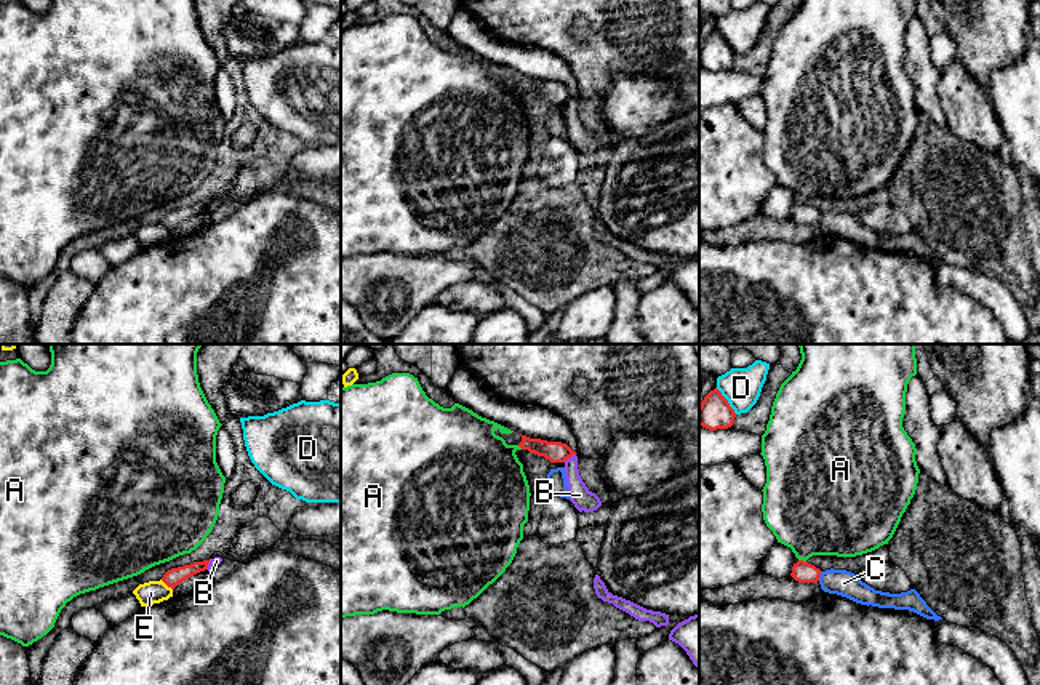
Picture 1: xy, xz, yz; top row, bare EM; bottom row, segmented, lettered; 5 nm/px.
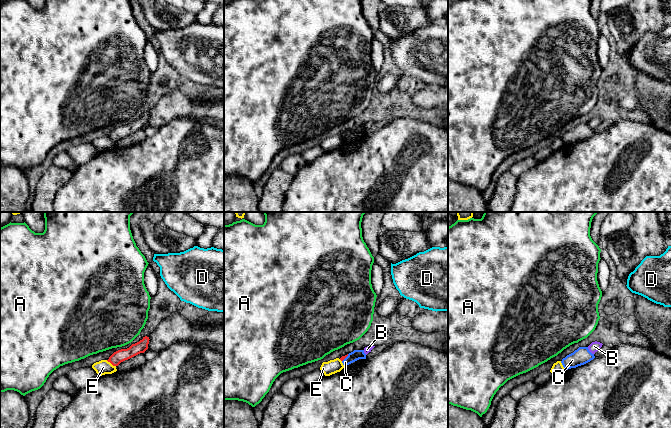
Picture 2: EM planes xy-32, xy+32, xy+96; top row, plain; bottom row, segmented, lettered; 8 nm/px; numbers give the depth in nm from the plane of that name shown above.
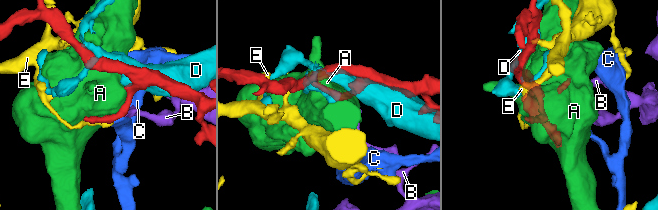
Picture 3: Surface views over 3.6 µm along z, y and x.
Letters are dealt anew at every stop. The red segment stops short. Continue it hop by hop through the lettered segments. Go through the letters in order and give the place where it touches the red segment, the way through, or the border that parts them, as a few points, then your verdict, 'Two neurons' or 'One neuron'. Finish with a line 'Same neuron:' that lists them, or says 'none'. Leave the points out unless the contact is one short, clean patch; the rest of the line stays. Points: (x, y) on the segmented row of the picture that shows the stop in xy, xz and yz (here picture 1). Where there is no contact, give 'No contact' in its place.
A: Touches red at yz (802, 560). Two neurons
B: Touches red at xz (568, 456). Boundary: xz (575, 453), (564, 461). Two neurons
C: Touches red at yz (820, 576). Boundary: yz (821, 572), (818, 580). Two neurons
D: Touches red at yz (727, 400). Two neurons
E: Touches red at xy (167, 584). Two neurons
Same neuron: none

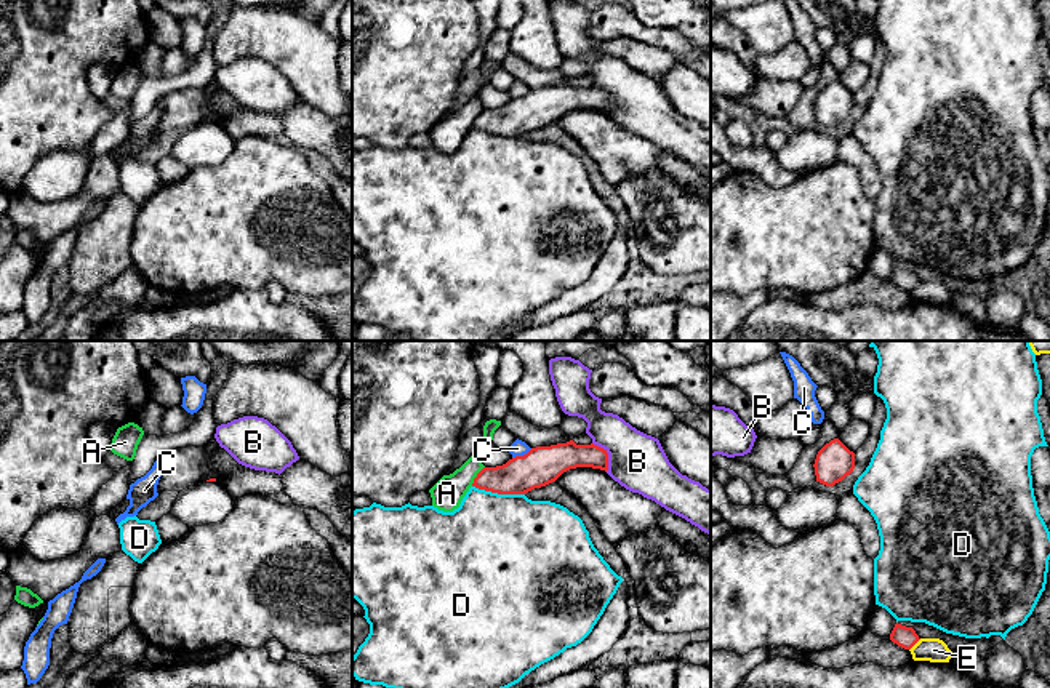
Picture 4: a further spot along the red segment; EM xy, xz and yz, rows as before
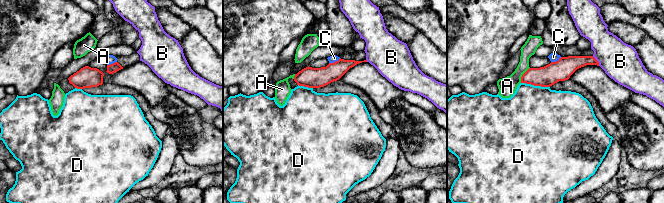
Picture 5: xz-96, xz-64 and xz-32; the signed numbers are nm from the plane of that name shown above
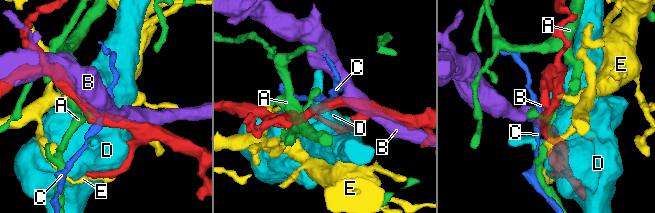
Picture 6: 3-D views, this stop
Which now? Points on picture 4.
A: Touches red at xz (477, 476). Two neurons
B: Touches red at xz (607, 455). Two neurons
C: Touches red at xz (524, 455). Boundary: xz (532, 448), (512, 458). Two neurons
D: Touches red at xz (498, 493). Two neurons
E: Touches red at yz (914, 644). Two neurons
Same neuron: none

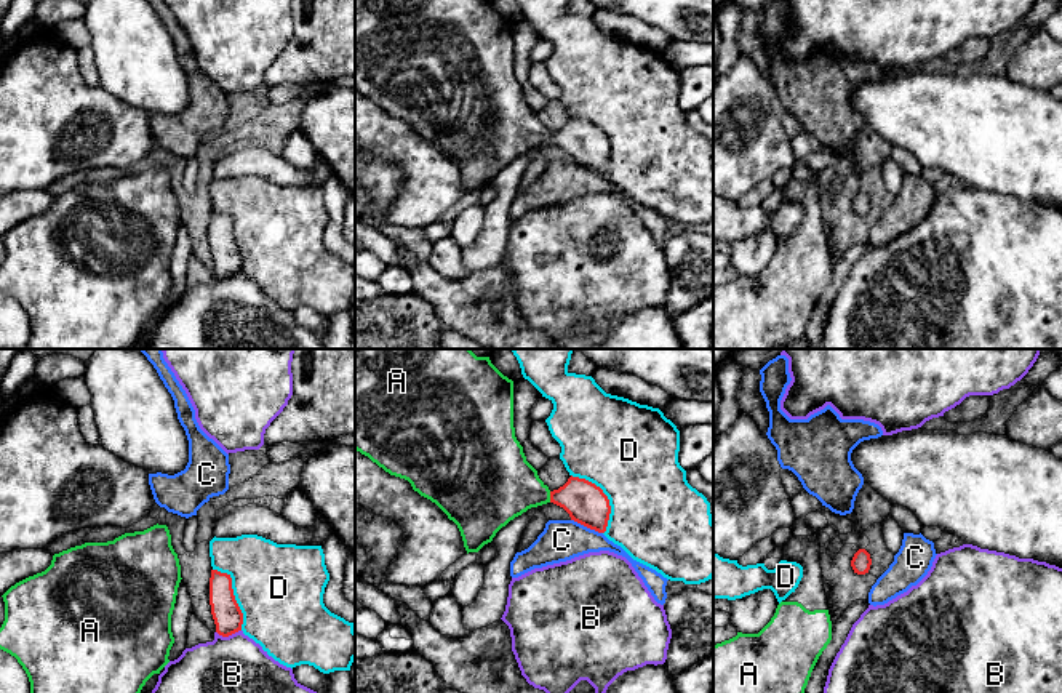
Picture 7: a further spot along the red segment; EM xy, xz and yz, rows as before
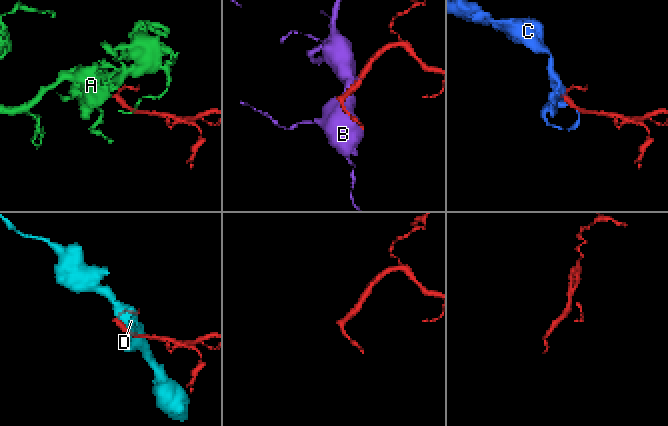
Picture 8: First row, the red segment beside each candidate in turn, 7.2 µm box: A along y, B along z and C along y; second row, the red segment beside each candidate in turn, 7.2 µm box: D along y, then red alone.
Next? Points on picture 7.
A: Touches red at xz (550, 496). Path across: xz (586, 503), (578, 496), (550, 496), (514, 485), (503, 485). One neuron
B: Touches red at xy (227, 636). Two neurons
C: Touches red at xz (587, 527). Boundary: xz (571, 519), (602, 533). Two neurons
D: Touches red at xz (606, 496). Two neurons
Same neuron: A

